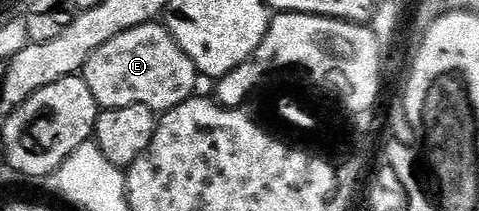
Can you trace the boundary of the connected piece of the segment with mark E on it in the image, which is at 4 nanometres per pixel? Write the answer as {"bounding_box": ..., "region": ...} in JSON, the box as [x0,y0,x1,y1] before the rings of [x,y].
{"bounding_box":[79,22,199,113],"region":[[[160,22],[135,25],[115,37],[111,41],[103,41],[91,57],[87,57],[85,66],[79,72],[81,78],[87,81],[87,89],[95,97],[98,108],[101,111],[111,109],[127,109],[127,105],[147,105],[147,109],[158,113],[164,113],[175,109],[175,105],[183,105],[183,101],[194,98],[199,80],[199,72],[195,61],[183,53],[181,46],[175,41],[175,37]]]}

